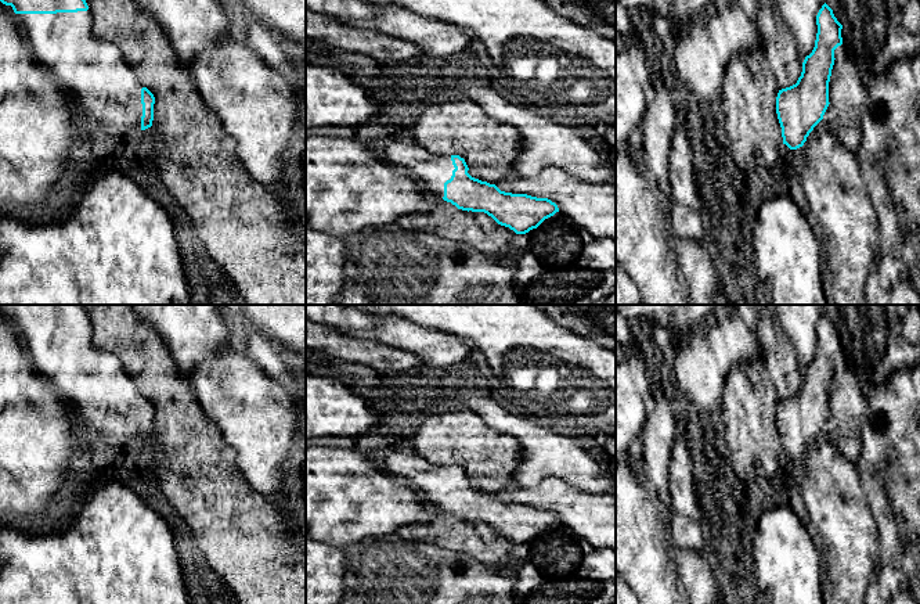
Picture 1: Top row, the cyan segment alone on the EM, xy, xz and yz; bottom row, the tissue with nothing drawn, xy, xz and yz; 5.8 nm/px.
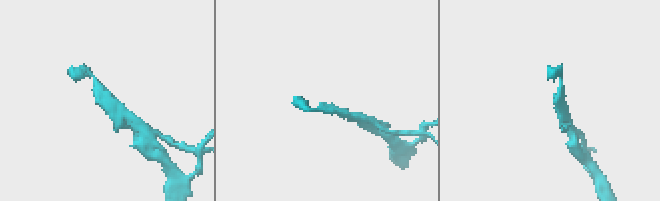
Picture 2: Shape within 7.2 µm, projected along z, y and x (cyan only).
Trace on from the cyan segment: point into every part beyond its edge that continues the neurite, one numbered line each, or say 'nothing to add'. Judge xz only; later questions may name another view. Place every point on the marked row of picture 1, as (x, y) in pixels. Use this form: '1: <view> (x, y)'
nothing to add

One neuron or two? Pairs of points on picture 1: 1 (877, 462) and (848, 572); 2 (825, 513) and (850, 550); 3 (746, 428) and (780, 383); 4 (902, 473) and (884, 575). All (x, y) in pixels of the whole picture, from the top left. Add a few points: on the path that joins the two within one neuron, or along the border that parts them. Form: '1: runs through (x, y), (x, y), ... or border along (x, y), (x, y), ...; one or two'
1: border along (858, 468), (861, 484), (879, 531); two
2: runs through (834, 522), (850, 540); one
3: runs through (750, 416), (750, 406), (768, 388); one
4: runs through (902, 498), (902, 550); one

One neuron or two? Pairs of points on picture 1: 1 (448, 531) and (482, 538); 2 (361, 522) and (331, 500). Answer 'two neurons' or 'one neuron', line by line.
1: one neuron
2: one neuron

